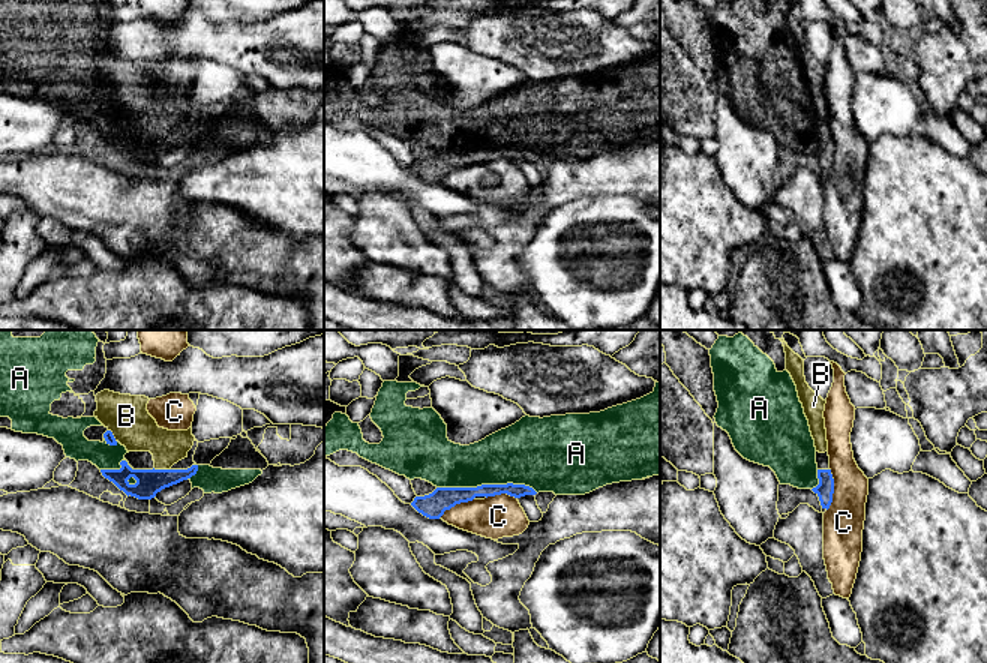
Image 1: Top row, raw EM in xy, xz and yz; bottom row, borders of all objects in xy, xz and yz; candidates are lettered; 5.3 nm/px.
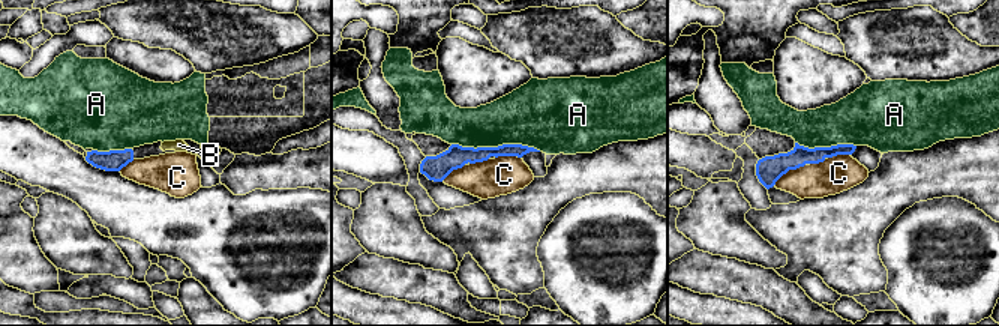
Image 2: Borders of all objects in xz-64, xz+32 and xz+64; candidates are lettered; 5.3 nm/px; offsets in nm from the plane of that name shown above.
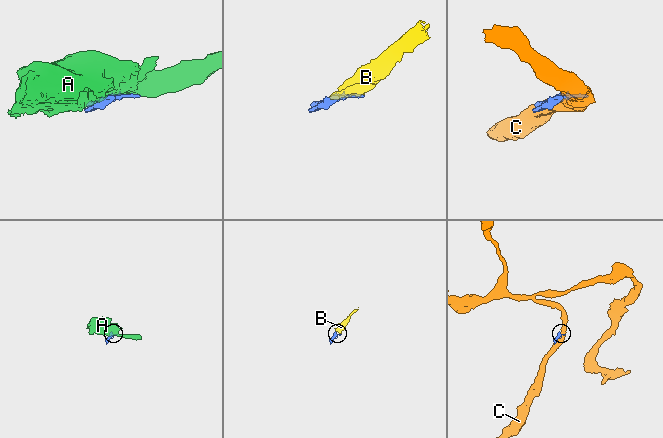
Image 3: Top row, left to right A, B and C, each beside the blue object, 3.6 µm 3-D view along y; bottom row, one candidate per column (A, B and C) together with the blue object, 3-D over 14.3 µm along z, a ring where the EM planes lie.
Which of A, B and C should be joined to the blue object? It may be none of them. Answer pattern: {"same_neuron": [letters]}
{"same_neuron": ["B"]}

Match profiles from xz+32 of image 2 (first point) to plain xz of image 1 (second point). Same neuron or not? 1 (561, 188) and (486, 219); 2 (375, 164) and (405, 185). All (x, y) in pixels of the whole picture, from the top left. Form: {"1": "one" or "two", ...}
{"1": "two", "2": "one"}

